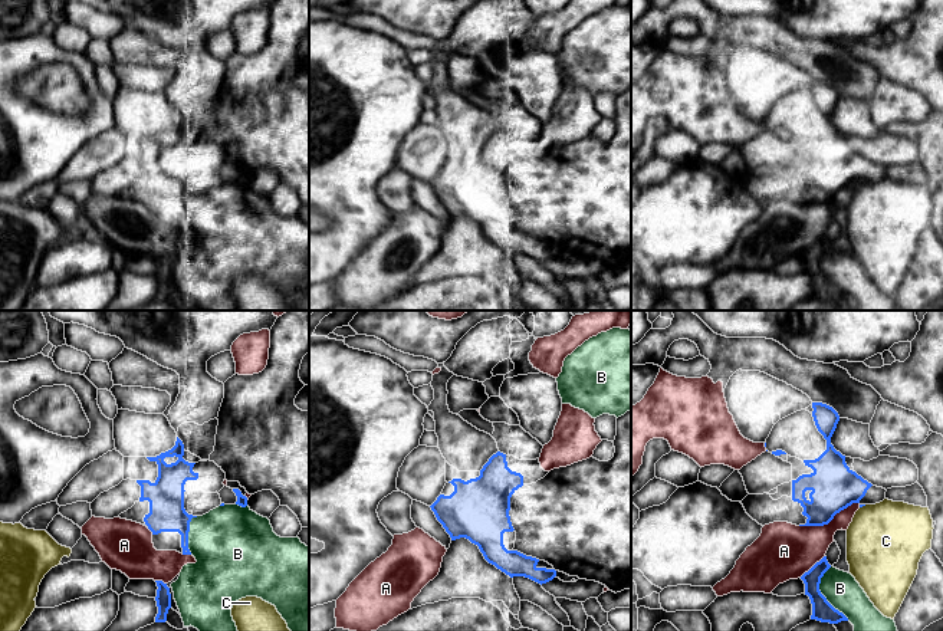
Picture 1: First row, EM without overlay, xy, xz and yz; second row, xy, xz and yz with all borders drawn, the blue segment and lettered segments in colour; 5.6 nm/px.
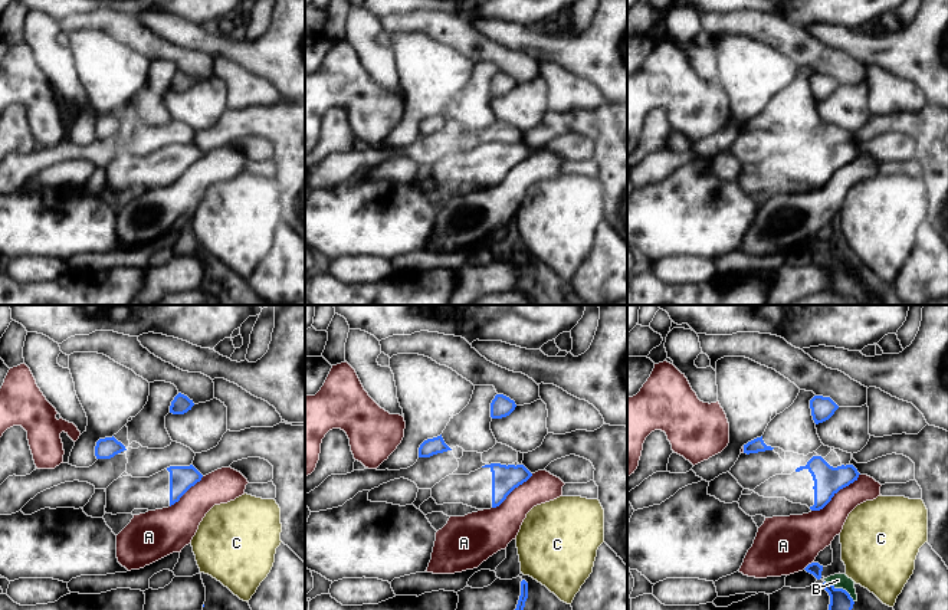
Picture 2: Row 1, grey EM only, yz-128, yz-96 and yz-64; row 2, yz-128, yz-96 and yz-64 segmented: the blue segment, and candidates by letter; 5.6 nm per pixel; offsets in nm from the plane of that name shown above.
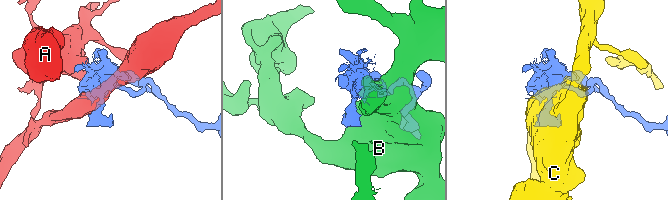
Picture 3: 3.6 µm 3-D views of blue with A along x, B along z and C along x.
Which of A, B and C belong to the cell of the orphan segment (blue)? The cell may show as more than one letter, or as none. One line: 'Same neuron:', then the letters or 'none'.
Same neuron: none

